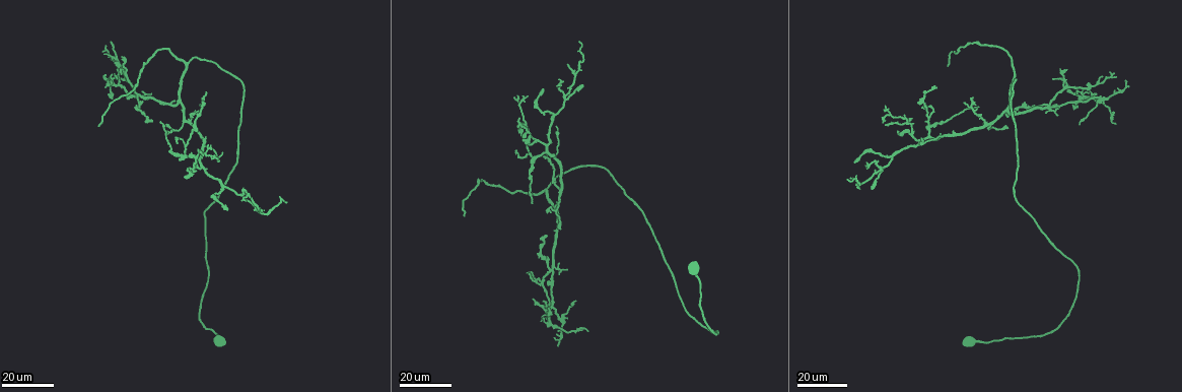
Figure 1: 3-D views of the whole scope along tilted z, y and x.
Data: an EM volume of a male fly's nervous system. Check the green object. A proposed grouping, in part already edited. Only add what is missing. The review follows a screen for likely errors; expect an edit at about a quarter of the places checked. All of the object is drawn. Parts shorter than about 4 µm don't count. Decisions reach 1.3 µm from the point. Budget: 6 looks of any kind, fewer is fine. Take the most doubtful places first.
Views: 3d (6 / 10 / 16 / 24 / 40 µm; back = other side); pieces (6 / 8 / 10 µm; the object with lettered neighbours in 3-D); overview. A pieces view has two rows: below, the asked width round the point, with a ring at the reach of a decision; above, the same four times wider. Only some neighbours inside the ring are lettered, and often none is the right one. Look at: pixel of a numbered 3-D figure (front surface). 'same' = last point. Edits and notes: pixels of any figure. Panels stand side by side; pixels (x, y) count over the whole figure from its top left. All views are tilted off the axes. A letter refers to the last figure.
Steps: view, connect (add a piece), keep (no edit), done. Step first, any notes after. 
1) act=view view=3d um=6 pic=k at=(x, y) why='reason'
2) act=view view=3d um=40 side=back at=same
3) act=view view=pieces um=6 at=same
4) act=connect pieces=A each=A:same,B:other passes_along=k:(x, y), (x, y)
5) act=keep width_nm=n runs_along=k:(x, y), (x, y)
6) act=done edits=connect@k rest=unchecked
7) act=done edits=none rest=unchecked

act=view view=3d um=24 pic=1 at=(98, 125) why='end of a long branch'

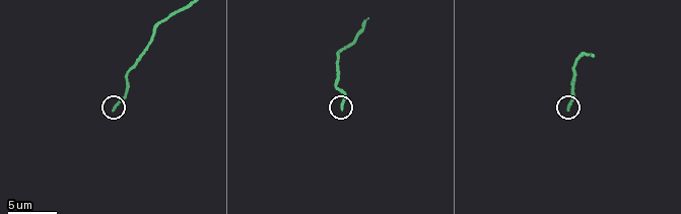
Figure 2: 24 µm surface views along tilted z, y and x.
act=view view=pieces um=10 pic=2 at=(568, 109) why='see the neighbours'

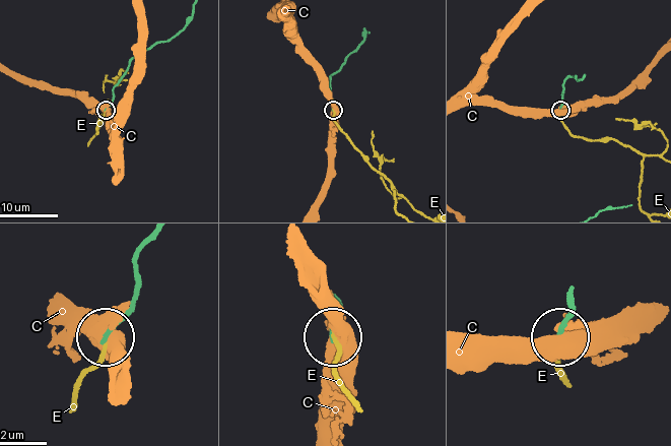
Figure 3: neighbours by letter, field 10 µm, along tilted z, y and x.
act=keep width_nm=170 each=C:other,E:other runs_along=3:(154, 240), (138, 254), (133, 301), (106, 335) found='no lettered piece goes on from it'

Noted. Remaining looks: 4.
act=view view=3d um=24 pic=1 at=(1112, 74) why='an open end'

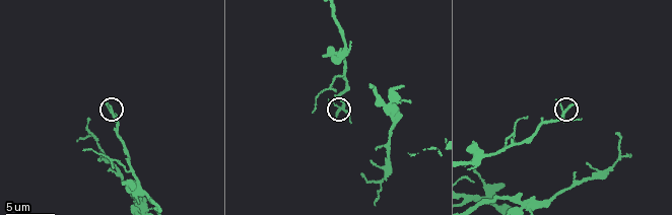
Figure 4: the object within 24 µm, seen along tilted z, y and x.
act=view view=pieces um=8 pic=4 at=(105, 103) why='what lies round it'

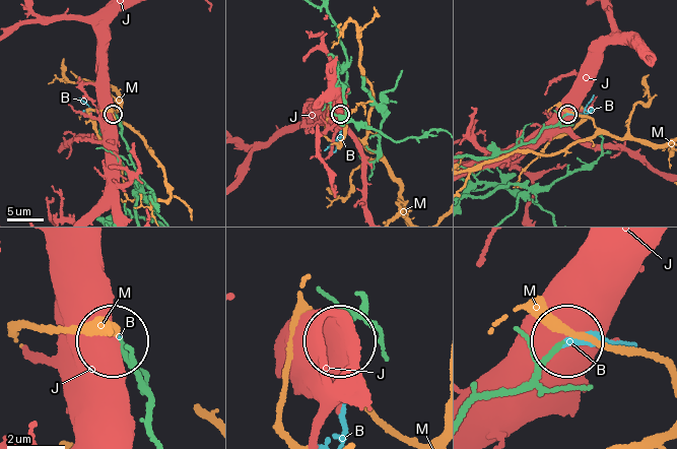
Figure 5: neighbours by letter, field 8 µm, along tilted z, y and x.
act=connect pieces=B each=B:same,J:other,M:other passes_along=5:(491, 396), (527, 380), (566, 340), (591, 333), (627, 341) found='it goes on there'

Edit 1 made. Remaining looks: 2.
act=view view=pieces um=10 pic=4 at=(325, 55) why='an open end'

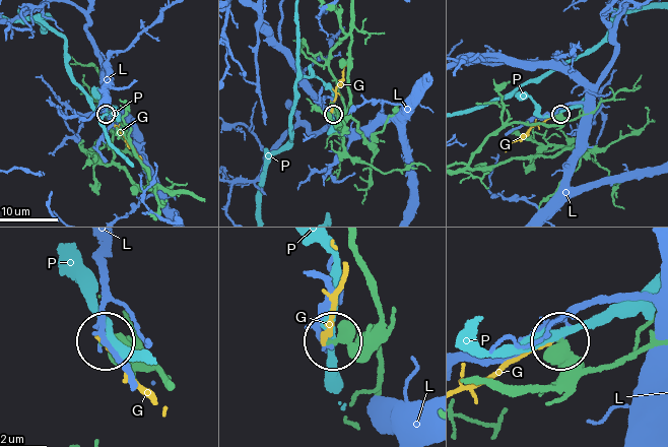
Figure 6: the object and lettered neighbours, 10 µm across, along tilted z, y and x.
act=keep each=G:other,L:other,P:other runs_along=6:(473, 382), (554, 387), (560, 345) found='no lettered piece goes on from it'

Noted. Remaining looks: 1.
act=done edits=connect@5 rest=unchecked

